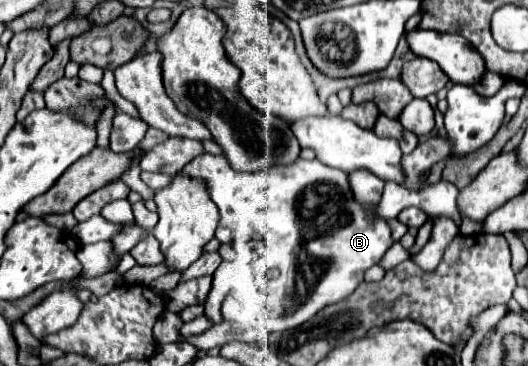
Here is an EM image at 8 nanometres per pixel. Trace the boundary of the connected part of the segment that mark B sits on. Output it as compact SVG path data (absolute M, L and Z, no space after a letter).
M204 153L182 169L192 179L206 183L210 199L220 211L220 225L234 231L234 247L242 247L252 253L254 279L262 281L262 321L266 331L286 331L306 323L318 309L342 301L362 281L364 271L376 265L382 255L392 247L394 239L384 219L378 219L372 211L364 211L352 197L346 181L346 173L340 169L322 165L318 159L296 159L292 165L274 165L254 173L234 171L226 157Z

